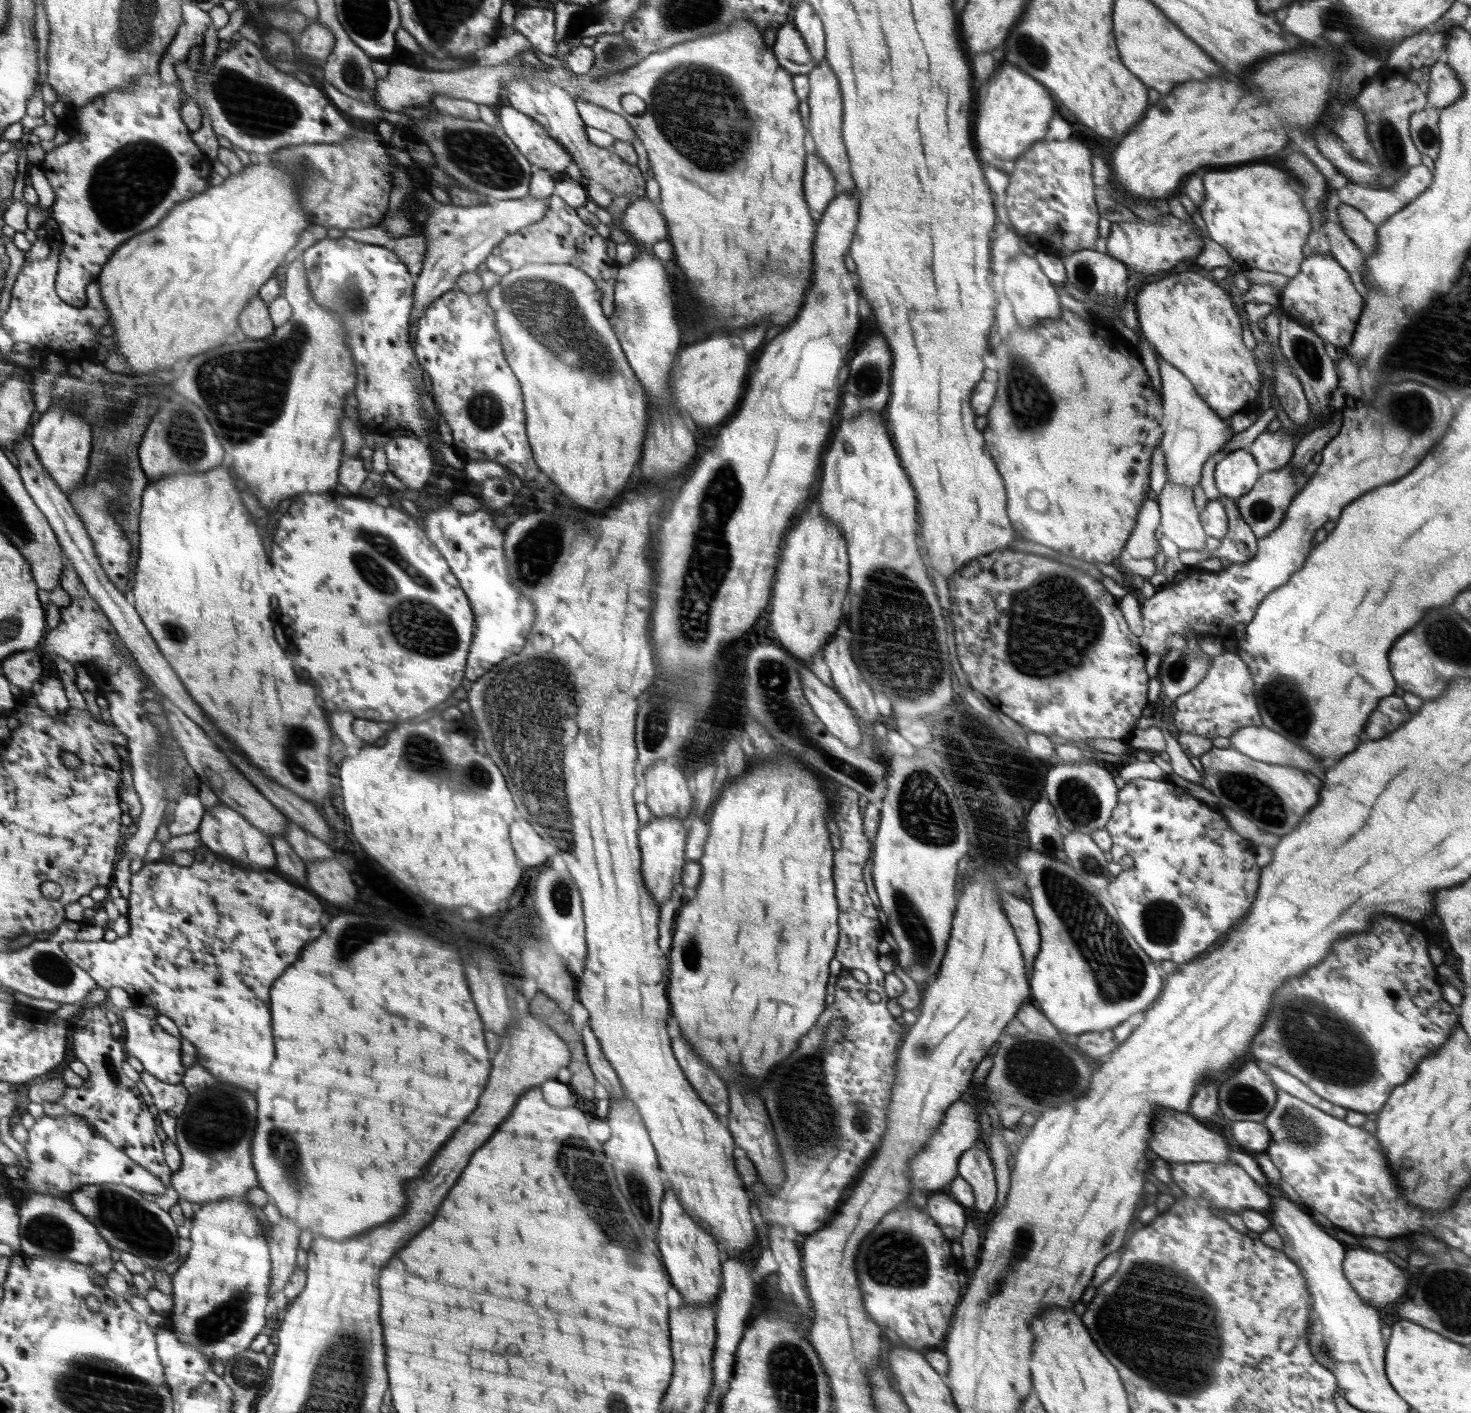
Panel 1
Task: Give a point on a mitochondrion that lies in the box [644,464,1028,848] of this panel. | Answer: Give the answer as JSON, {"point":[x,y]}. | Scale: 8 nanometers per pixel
{"point":[896,641]}

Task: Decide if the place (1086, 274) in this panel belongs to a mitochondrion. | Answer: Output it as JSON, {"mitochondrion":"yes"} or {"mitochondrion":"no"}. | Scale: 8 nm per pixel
{"mitochondrion":"yes"}

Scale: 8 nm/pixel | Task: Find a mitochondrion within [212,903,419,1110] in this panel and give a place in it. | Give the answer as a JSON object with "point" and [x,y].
{"point":[353,939]}

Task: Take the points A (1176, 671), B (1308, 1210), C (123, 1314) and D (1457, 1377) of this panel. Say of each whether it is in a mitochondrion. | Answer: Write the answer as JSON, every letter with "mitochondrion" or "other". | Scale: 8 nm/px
{"A":"mitochondrion","B":"other","C":"other","D":"other"}

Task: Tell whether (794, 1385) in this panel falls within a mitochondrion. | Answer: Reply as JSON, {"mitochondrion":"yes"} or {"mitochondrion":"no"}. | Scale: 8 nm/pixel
{"mitochondrion":"yes"}

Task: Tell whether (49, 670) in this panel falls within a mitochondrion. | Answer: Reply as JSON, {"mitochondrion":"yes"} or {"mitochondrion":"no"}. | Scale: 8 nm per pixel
{"mitochondrion":"no"}

